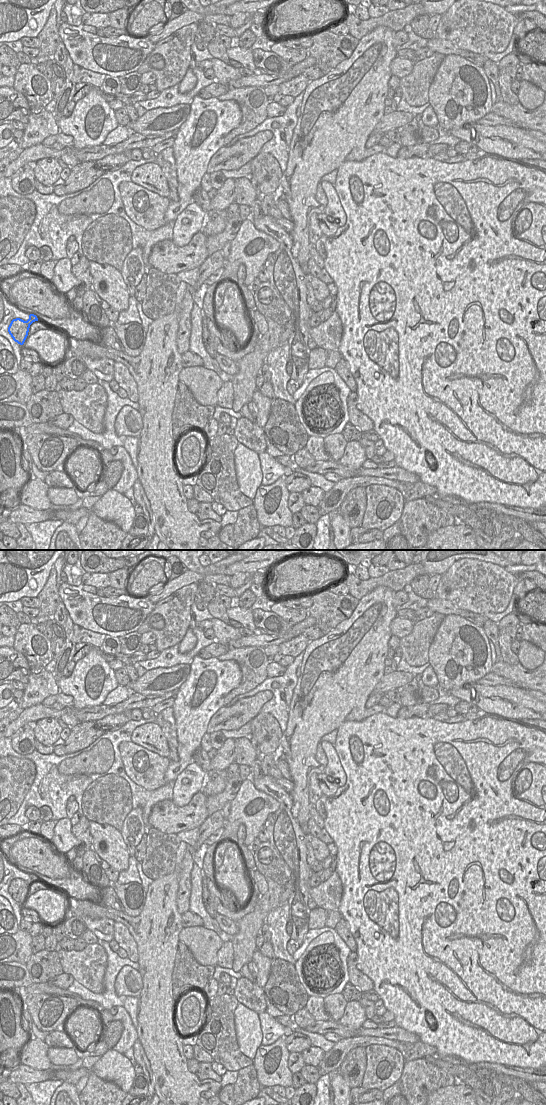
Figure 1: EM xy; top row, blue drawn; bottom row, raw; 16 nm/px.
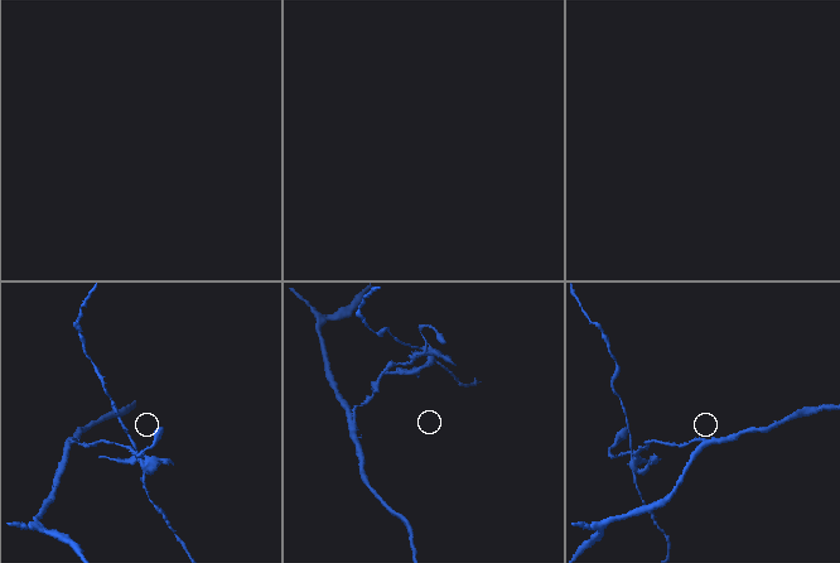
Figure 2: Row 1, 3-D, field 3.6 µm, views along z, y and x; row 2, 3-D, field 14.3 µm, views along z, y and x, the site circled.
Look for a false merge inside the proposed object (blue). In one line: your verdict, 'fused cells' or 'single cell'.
fused cells

